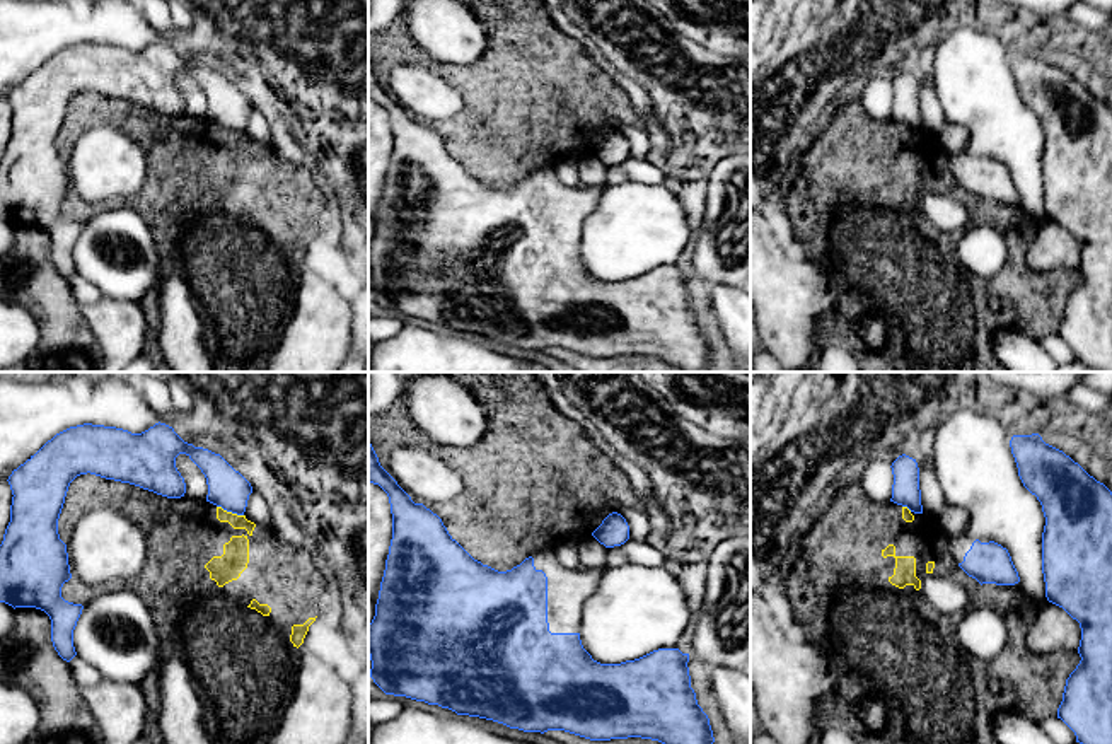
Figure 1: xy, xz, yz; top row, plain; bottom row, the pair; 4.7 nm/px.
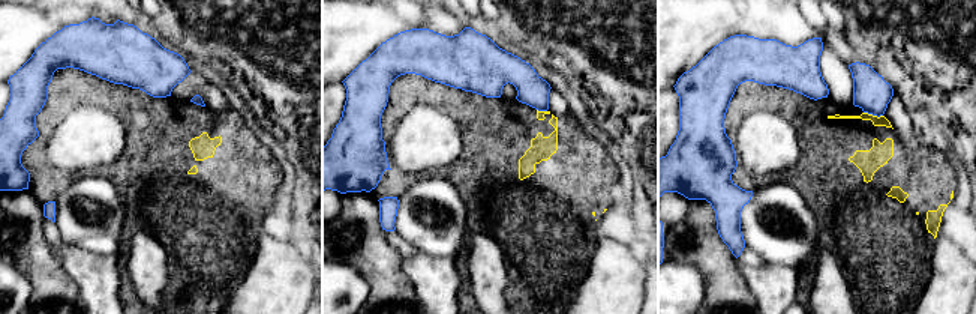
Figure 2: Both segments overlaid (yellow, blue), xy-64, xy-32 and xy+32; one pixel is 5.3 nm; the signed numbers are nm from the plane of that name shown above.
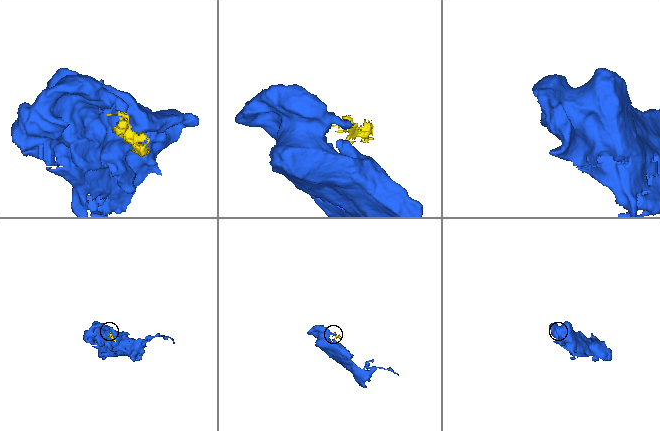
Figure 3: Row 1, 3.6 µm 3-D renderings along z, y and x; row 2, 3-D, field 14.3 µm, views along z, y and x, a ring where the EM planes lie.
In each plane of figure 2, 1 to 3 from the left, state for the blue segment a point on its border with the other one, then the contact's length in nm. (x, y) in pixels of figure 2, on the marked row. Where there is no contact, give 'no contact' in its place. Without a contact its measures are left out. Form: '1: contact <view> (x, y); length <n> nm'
1: no contact
2: contact xy-32 (541, 111); length 60 nm
3: contact xy+32 (873, 116); length 110 nm

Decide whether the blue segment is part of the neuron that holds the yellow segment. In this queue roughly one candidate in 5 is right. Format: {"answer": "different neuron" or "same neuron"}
{"answer": "different neuron"}

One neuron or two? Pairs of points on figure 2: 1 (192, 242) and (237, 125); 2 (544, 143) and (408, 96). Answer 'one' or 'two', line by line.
1: one
2: one

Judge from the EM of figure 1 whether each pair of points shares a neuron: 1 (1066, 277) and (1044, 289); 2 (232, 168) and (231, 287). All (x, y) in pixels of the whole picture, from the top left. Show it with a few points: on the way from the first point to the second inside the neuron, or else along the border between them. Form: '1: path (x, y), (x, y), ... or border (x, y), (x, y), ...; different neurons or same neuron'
1: path (1061, 282), (1049, 285); same neuron
2: path (232, 197), (232, 258); same neuron

